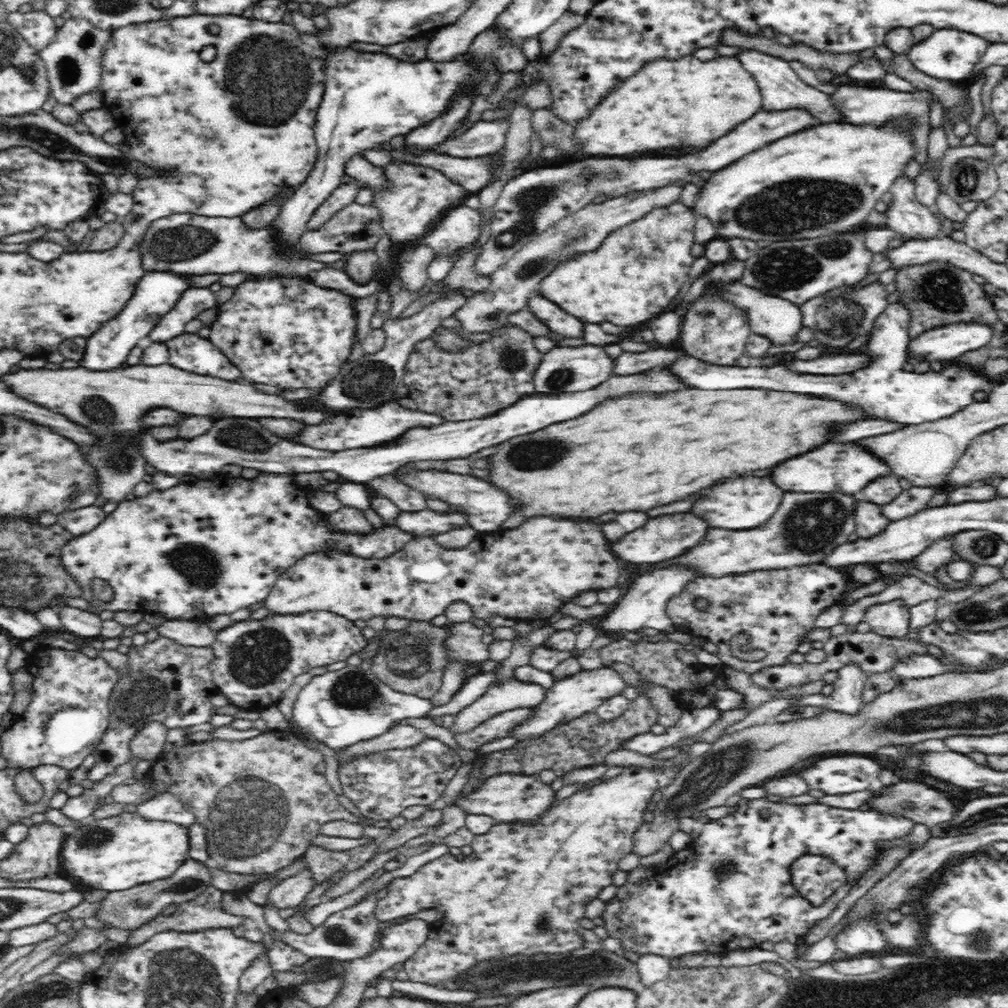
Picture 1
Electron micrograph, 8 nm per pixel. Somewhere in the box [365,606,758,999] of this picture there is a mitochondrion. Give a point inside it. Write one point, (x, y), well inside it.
(577, 967)

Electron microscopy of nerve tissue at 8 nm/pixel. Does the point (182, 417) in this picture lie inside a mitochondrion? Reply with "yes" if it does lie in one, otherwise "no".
no

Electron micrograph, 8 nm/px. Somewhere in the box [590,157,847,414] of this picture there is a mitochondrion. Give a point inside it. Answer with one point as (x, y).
(613, 173)

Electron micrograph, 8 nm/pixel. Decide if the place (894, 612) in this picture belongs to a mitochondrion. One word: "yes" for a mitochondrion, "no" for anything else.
no

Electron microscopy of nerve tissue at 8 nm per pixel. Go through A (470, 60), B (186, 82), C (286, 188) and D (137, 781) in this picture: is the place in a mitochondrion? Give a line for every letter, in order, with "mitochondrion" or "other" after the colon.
A: other
B: other
C: other
D: other

